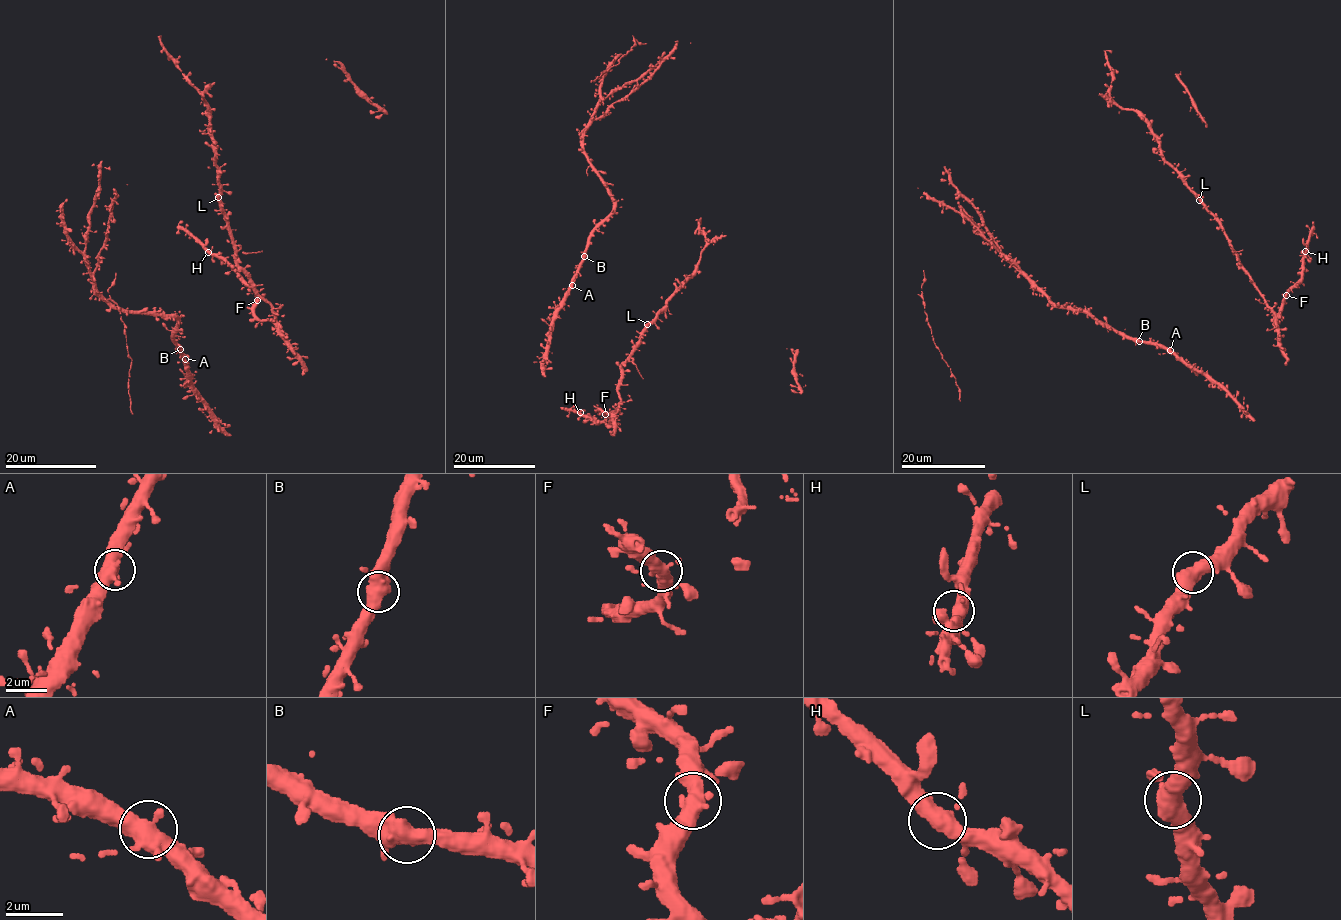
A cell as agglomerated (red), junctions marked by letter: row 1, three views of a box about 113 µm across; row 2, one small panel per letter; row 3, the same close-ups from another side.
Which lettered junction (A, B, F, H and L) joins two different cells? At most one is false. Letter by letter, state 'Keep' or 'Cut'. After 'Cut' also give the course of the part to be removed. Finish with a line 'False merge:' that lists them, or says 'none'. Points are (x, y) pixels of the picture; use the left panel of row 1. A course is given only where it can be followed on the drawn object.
A: Keep
B: Keep
F: Keep
H: Keep
L: Keep
False merge: none

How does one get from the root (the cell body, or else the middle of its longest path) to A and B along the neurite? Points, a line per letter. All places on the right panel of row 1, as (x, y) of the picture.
A: (1229, 396), (1170, 350)
B: (1229, 396), (1172, 353), (1139, 341)

